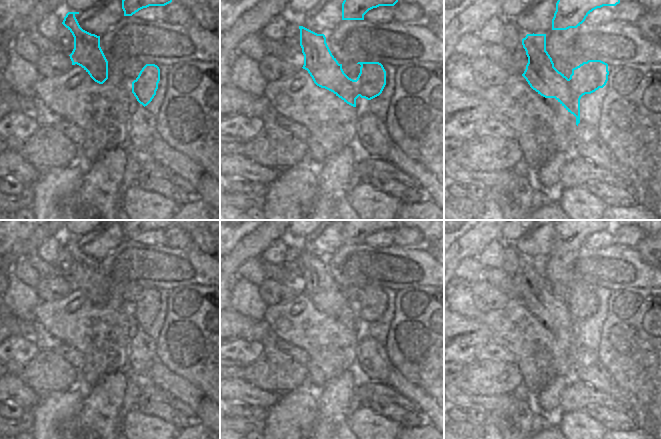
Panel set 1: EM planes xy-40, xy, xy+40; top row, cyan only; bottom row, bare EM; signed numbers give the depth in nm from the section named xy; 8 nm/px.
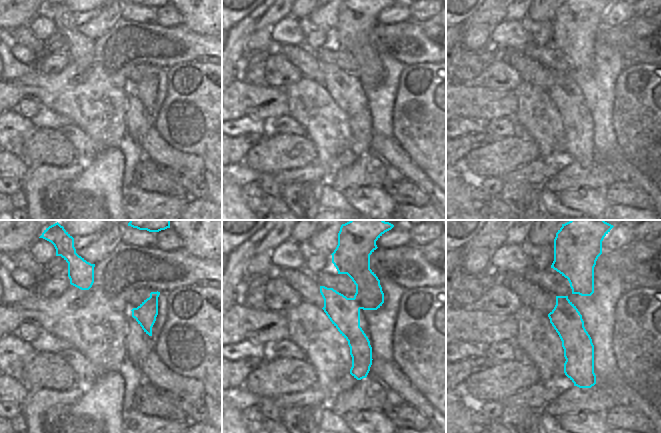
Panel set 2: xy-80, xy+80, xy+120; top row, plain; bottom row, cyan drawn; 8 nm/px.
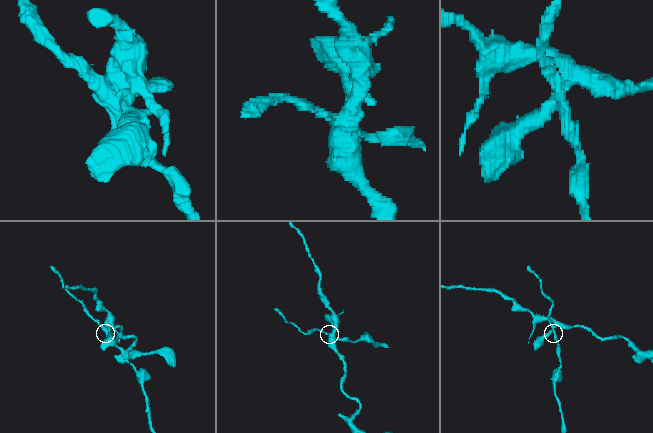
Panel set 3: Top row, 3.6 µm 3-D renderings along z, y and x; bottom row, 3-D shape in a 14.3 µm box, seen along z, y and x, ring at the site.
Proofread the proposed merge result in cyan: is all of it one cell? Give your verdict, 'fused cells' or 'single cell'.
fused cells

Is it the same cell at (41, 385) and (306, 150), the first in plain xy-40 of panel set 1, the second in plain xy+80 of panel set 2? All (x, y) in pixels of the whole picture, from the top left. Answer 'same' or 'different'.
same

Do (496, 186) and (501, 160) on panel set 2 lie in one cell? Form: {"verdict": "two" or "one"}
{"verdict": "two"}

